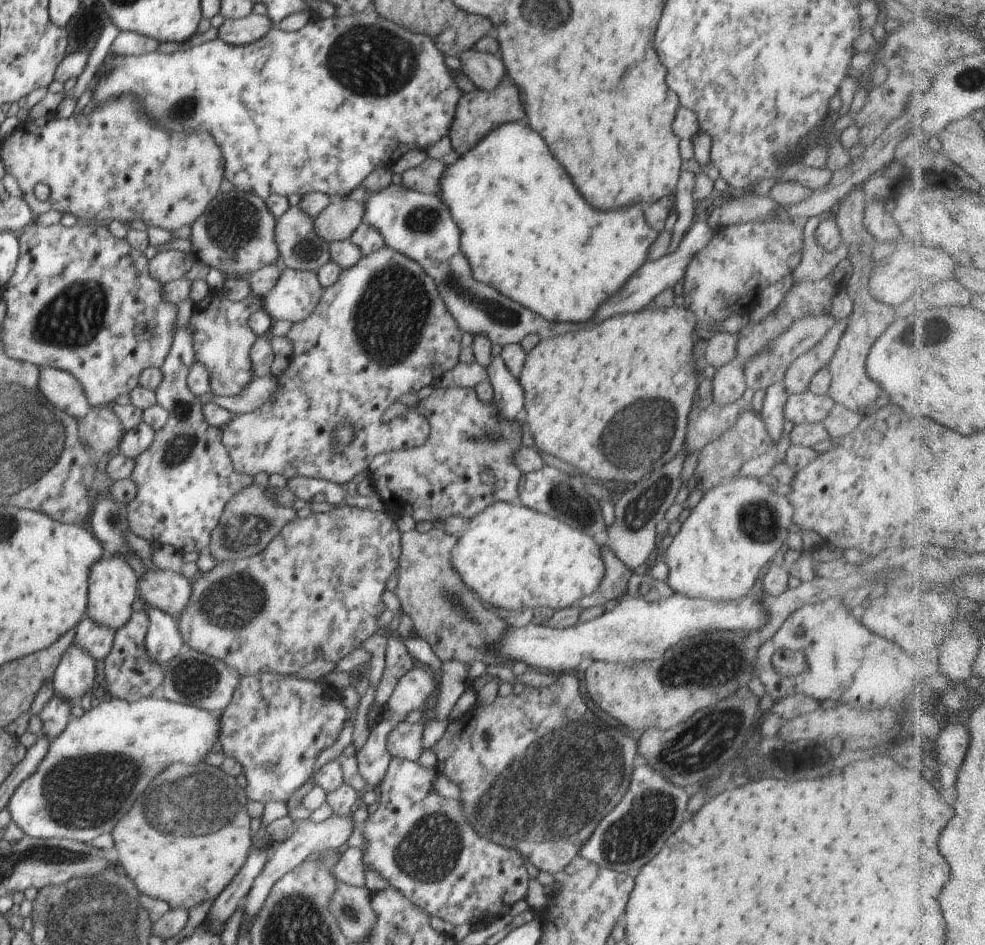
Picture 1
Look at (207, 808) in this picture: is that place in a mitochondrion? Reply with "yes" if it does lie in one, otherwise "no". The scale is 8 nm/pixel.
yes

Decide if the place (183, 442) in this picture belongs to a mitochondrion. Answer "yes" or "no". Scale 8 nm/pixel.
yes

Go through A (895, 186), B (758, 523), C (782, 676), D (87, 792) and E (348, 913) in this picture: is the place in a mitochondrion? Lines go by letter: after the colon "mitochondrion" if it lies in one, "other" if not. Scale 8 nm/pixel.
A: other
B: mitochondrion
C: other
D: mitochondrion
E: mitochondrion

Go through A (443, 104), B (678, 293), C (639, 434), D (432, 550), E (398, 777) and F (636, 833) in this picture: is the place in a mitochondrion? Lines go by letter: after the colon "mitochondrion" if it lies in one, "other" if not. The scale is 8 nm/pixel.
A: other
B: other
C: mitochondrion
D: other
E: other
F: mitochondrion

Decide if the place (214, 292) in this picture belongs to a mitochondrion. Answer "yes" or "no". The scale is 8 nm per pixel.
no

